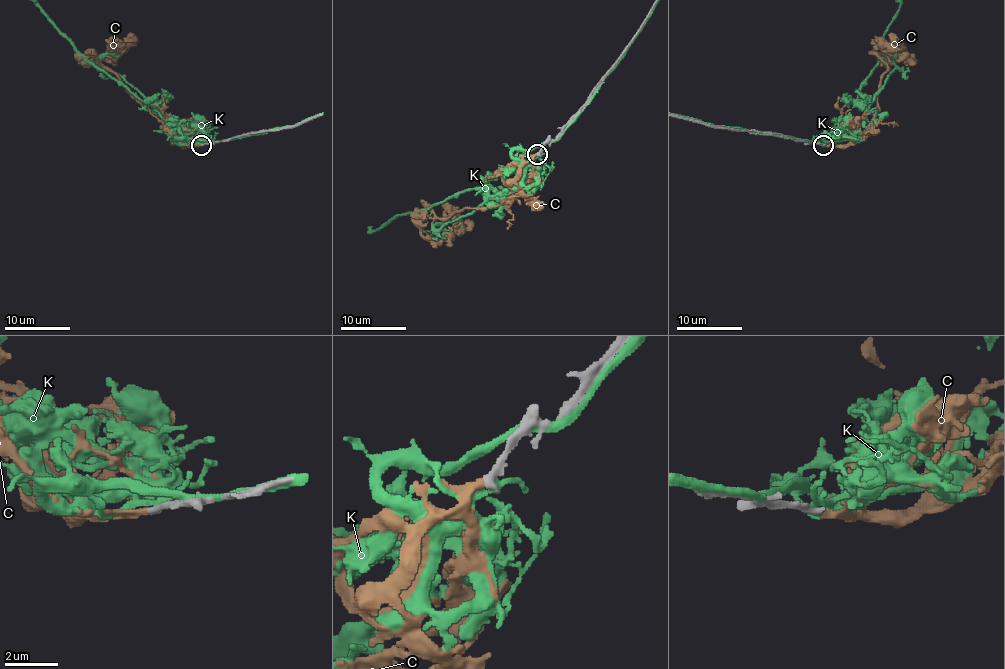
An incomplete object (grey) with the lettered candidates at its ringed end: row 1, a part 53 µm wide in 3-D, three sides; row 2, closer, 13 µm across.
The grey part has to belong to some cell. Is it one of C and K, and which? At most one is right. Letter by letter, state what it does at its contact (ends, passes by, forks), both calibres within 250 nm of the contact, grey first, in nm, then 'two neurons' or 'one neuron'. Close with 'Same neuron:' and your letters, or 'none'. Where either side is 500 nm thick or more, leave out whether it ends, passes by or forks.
C: it passes by; calibres 280 and 200 nm; one neuron
K: it passes by; calibres 320 and 200 nm; two neurons
Same neuron: C

